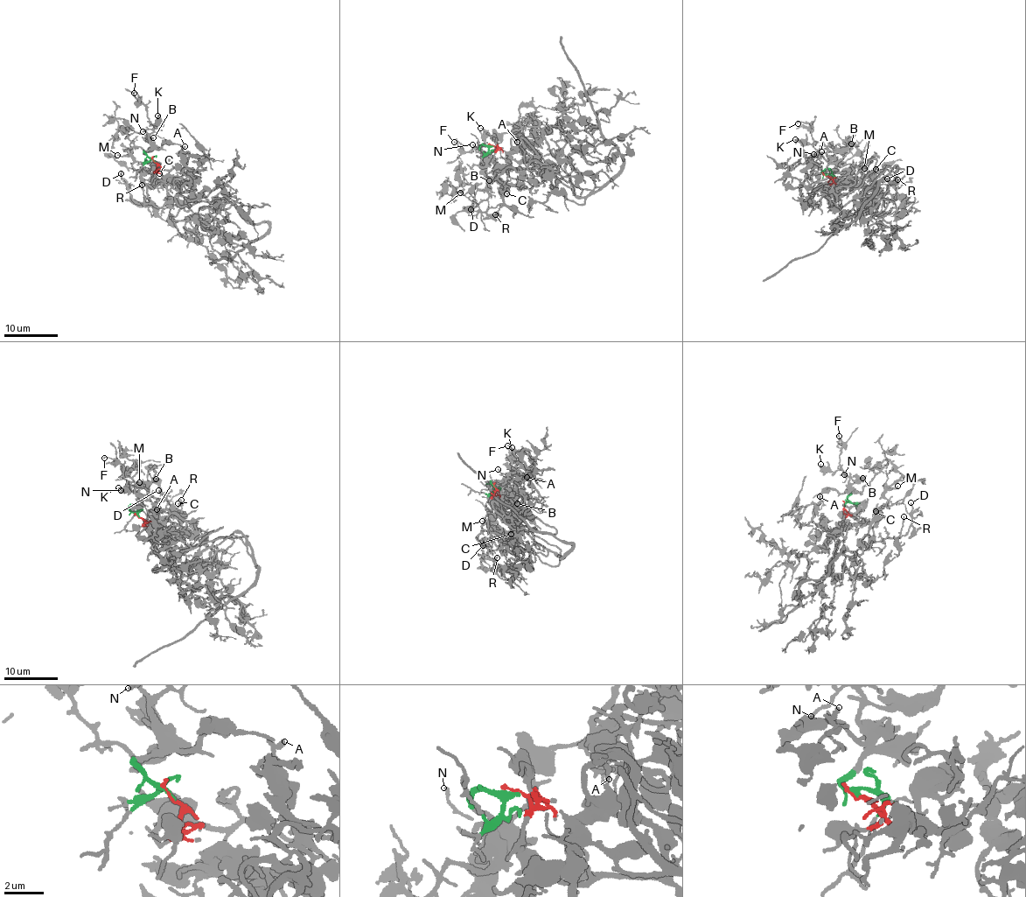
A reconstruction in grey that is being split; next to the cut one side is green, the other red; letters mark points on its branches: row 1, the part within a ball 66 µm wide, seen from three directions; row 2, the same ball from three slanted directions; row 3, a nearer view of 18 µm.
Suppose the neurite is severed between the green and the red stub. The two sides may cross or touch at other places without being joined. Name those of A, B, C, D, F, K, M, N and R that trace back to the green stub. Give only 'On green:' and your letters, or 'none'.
On green: B, F, K, N

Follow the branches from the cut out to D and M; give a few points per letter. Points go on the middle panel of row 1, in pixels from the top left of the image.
D: (491, 145), (509, 171), (533, 169), (526, 140), (542, 180), (507, 167), (497, 178), (503, 199), (471, 210)
M: (491, 145), (495, 163), (509, 171), (533, 169), (526, 140), (542, 180), (508, 167), (483, 190), (460, 193)

